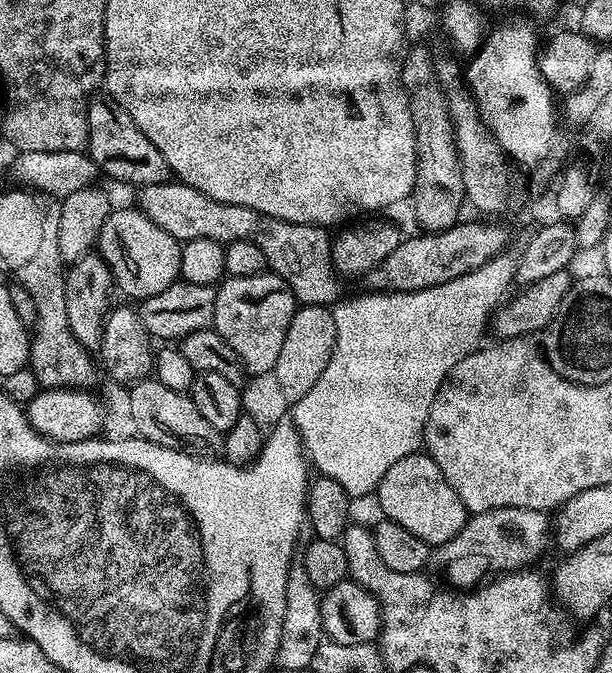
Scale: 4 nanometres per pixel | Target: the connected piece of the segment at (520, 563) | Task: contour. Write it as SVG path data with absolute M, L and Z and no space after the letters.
M503 508L477 512L469 515L462 530L458 530L458 534L450 538L450 542L439 545L440 564L444 567L445 574L452 579L449 581L466 590L479 585L489 574L504 574L509 570L520 570L531 565L528 563L541 548L547 530L549 533L549 517L538 510Z

